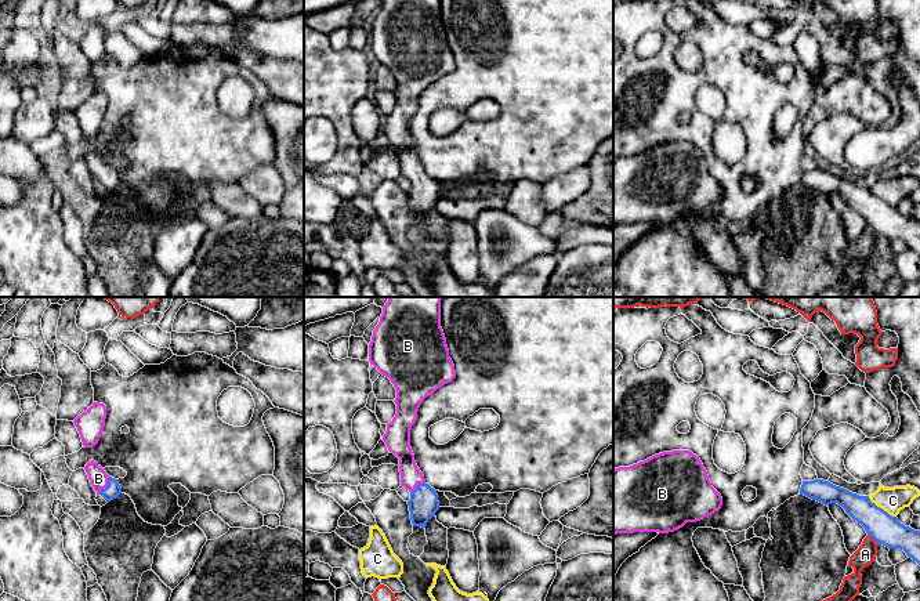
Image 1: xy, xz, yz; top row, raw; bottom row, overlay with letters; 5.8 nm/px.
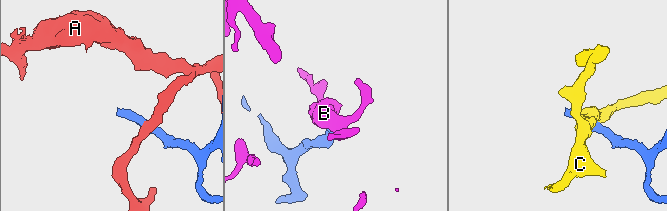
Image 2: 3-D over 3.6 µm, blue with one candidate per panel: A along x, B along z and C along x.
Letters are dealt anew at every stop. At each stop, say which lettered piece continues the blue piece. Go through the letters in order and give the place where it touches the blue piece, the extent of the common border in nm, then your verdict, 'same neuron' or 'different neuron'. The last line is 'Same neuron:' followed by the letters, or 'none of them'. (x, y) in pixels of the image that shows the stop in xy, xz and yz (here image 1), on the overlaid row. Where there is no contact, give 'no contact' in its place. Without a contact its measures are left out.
A: contact yz (873, 538); length 90 nm; different neuron
B: contact xy (107, 487); length 120 nm; same neuron
C: contact yz (882, 509); length 200 nm; different neuron
Same neuron: B

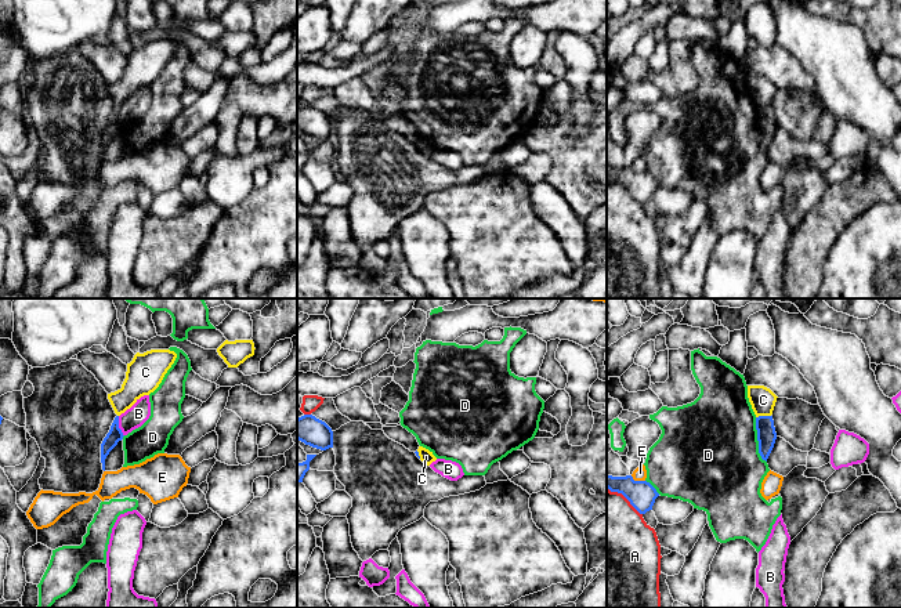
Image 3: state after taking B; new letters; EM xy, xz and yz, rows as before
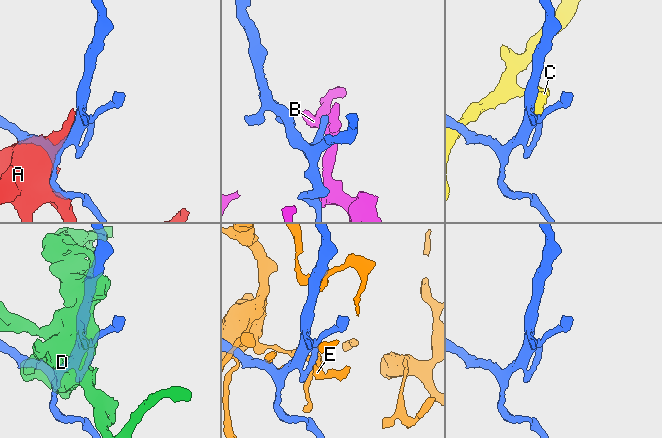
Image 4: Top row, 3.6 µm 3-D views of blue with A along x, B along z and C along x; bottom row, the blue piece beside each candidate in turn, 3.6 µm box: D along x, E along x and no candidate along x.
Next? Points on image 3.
A: contact yz (625, 496); length 260 nm; different neuron
B: contact xy (118, 426); length 120 nm; different neuron
C: contact yz (763, 416); length 90 nm; different neuron
D: contact yz (757, 440); length 280 nm; different neuron
E: contact yz (637, 481); length 90 nm; different neuron
Same neuron: none of them

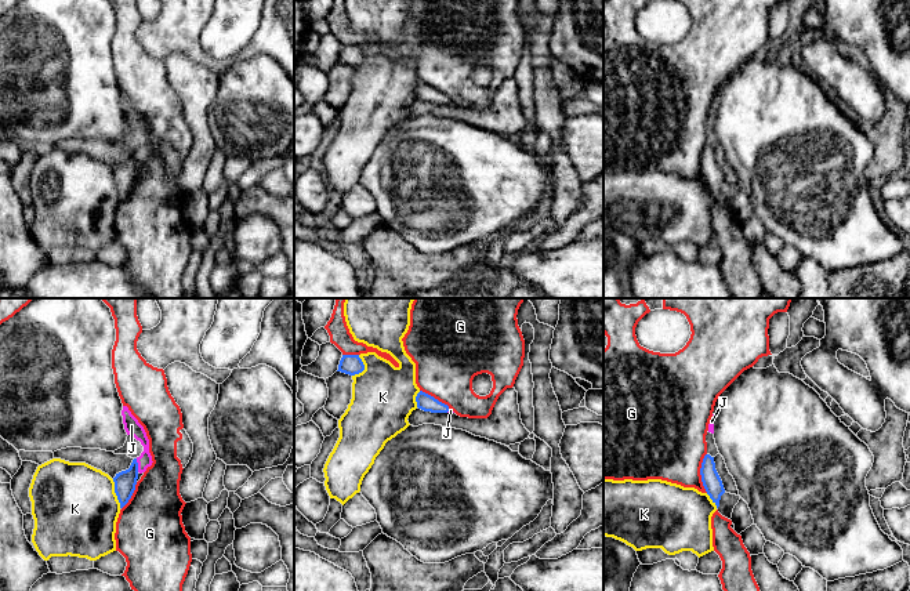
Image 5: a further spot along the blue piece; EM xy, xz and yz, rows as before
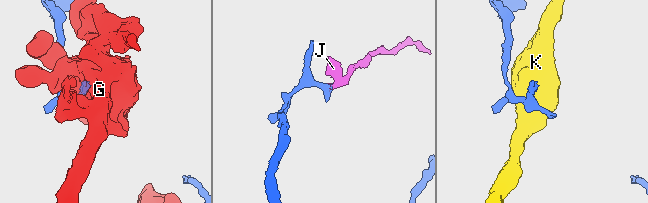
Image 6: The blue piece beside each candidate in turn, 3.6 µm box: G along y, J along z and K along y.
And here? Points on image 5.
G: contact yz (700, 472); length 240 nm; different neuron
J: contact xy (137, 466); length 80 nm; same neuron
K: contact xy (115, 492); length 180 nm; different neuron
Same neuron: J

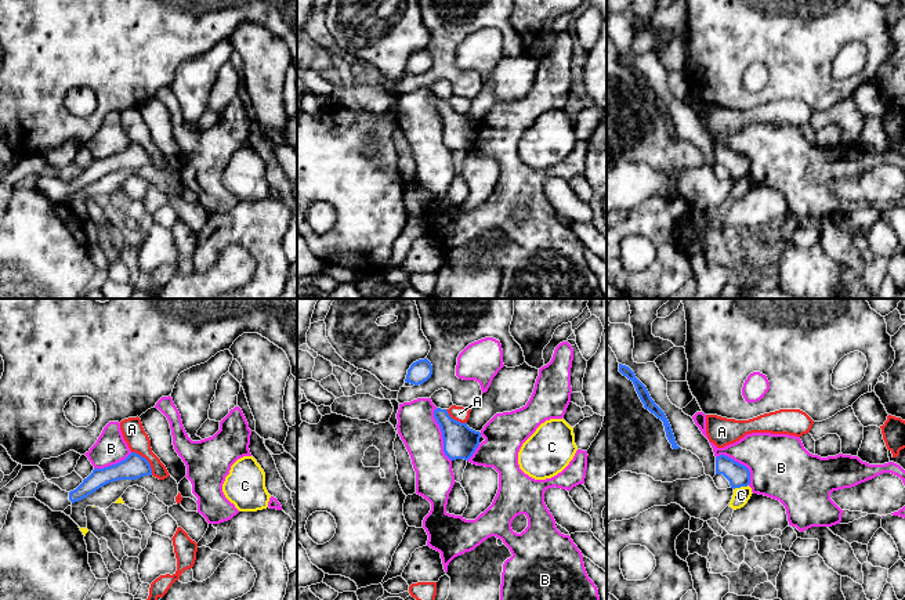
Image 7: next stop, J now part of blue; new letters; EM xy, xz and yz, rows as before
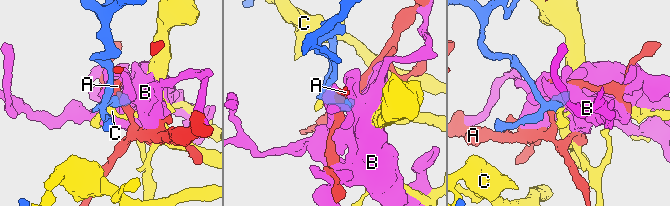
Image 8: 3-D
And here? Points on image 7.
A: contact xy (147, 461); length 190 nm; different neuron
B: contact xz (442, 434); length 320 nm; different neuron
C: contact yz (741, 485); length 90 nm; different neuron
Same neuron: none of them

